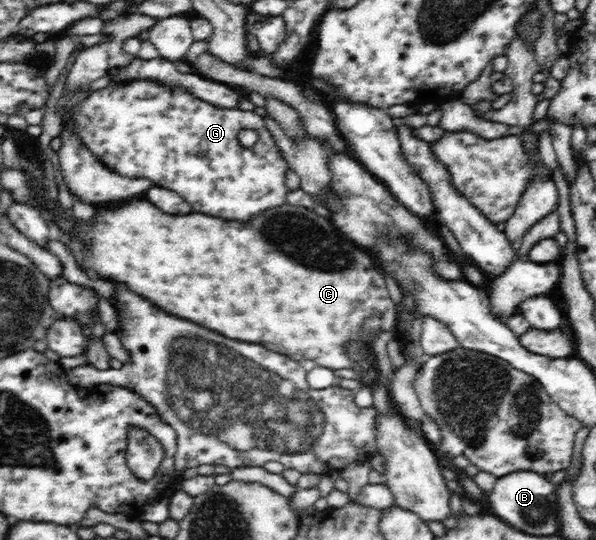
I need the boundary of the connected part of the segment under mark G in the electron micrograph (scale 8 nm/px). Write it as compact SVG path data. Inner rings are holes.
M137 80L113 82L102 90L88 91L85 99L69 107L63 115L64 119L76 121L74 125L80 140L113 173L129 179L151 179L155 185L179 193L193 207L193 211L247 221L265 209L287 203L287 162L275 138L267 130L265 120L254 111L220 109L197 99L185 88L163 86L153 80ZM241 129L253 129L258 133L258 140L253 146L246 148L239 144L237 134Z

